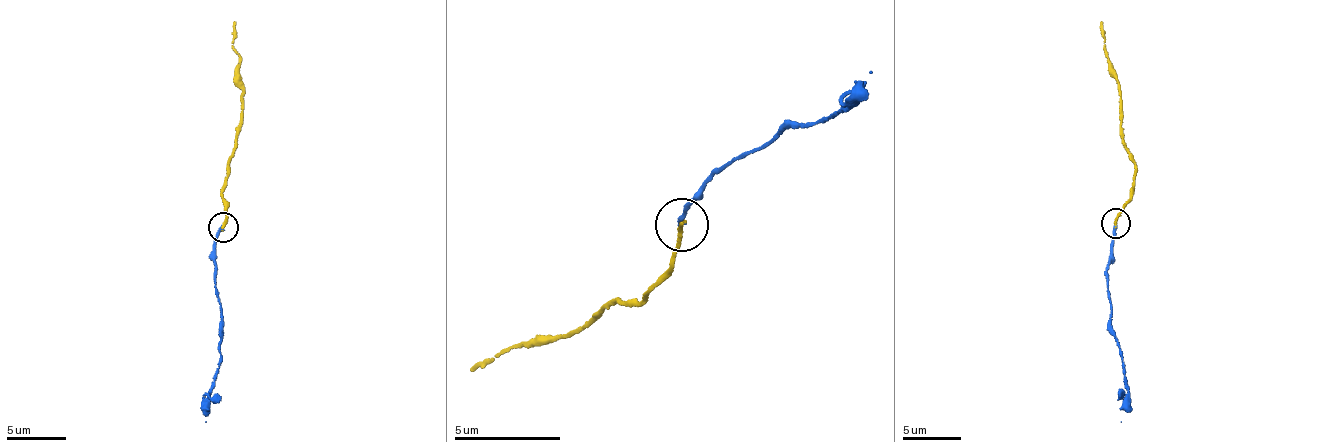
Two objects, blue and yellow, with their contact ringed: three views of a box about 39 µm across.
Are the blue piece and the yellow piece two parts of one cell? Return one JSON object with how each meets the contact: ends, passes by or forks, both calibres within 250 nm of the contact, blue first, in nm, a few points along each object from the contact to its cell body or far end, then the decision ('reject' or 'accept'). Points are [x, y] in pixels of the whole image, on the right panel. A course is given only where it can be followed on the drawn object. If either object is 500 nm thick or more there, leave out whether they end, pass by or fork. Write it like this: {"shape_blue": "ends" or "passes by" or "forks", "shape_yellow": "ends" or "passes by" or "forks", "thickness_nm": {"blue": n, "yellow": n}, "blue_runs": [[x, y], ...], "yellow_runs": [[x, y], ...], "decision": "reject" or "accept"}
{"shape_blue": "ends", "shape_yellow": "ends", "thickness_nm": {"blue": 180, "yellow": 180}, "blue_runs": [[1115, 222], [1109, 263], [1110, 333], [1120, 346], [1127, 390], [1122, 422]], "yellow_runs": [[1115, 222], [1130, 198], [1134, 159], [1122, 138], [1120, 83], [1103, 51], [1100, 23]], "decision": "accept"}

